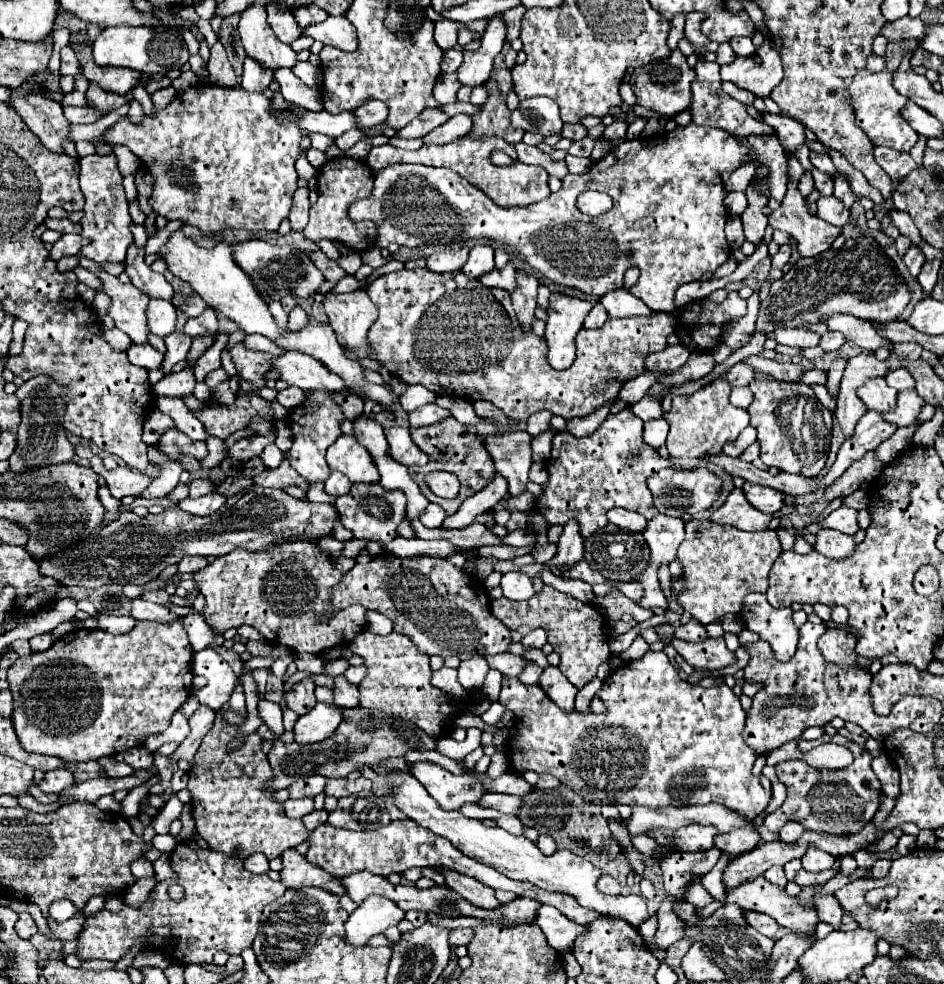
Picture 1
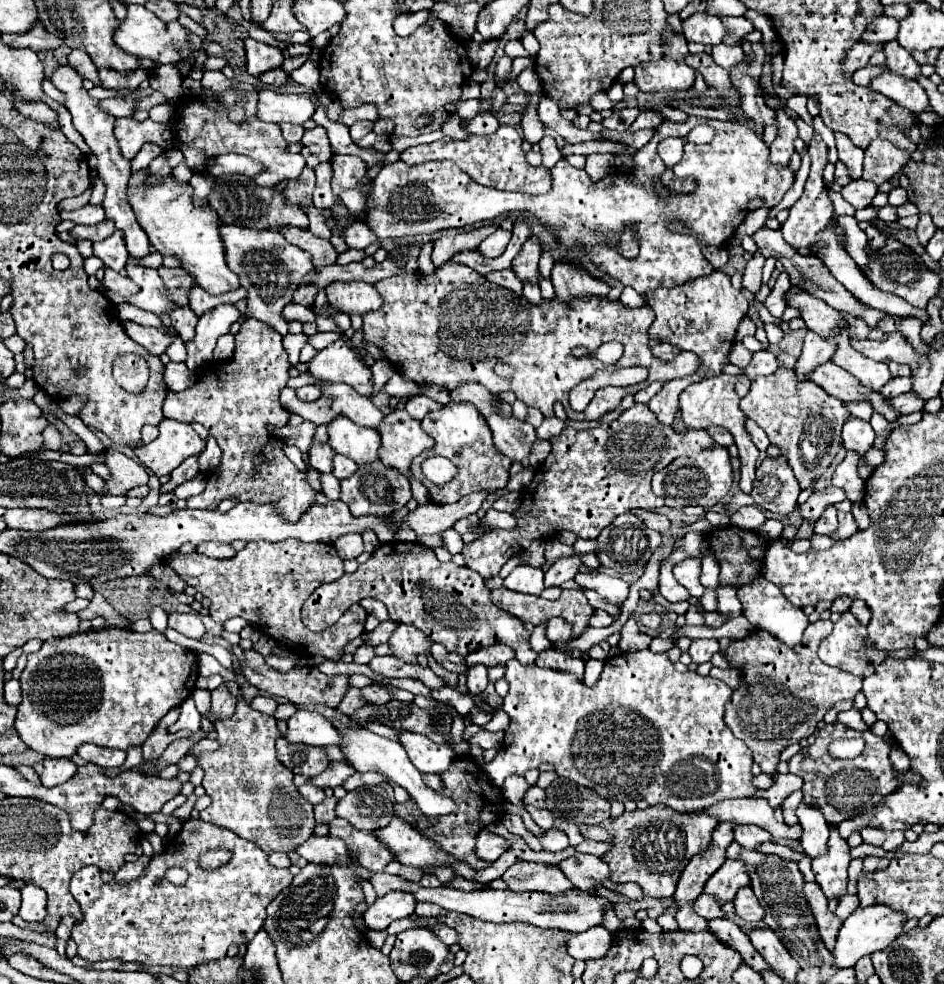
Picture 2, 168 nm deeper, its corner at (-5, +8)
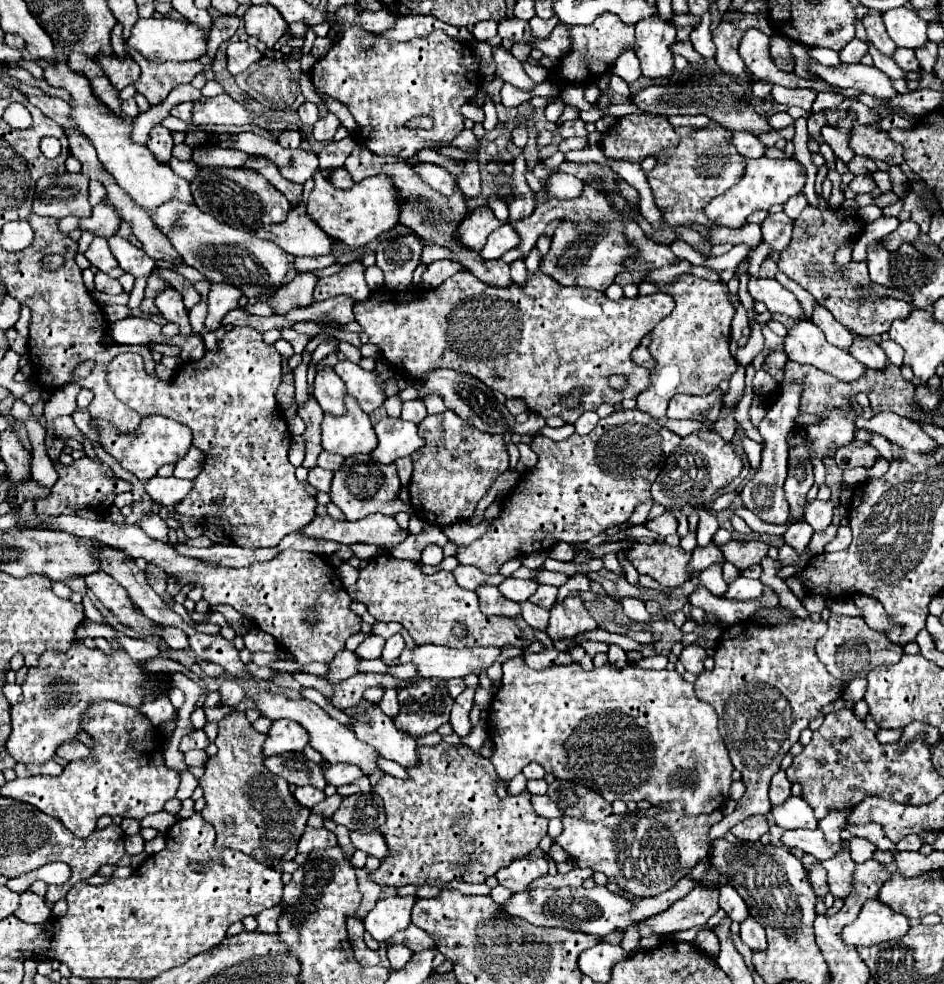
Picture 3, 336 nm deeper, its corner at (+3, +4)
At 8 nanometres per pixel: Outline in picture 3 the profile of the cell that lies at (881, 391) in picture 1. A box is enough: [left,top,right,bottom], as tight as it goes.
[785,319,867,381]

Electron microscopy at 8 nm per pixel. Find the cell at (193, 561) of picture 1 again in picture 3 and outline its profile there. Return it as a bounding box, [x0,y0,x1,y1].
[177,545,279,567]

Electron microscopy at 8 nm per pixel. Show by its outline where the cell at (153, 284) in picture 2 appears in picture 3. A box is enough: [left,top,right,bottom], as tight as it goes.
[109,237,155,279]

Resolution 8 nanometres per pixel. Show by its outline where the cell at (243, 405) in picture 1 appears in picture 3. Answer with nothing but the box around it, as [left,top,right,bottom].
[107,325,317,547]

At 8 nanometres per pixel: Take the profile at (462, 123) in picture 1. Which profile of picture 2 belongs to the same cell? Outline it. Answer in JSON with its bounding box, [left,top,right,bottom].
[465,112,499,135]

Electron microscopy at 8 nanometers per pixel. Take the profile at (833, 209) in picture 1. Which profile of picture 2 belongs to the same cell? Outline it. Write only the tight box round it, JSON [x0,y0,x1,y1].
[841,179,879,209]

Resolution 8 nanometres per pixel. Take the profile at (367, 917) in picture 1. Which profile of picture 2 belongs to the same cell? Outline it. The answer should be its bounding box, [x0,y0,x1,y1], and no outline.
[365,891,415,931]

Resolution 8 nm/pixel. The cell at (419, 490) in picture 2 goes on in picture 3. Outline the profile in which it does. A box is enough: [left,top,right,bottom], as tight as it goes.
[395,457,413,485]

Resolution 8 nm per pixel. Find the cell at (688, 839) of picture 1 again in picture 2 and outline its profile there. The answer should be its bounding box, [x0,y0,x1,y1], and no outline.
[579,805,719,897]

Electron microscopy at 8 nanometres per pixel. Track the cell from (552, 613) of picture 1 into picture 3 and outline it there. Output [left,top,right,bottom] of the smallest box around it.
[475,585,521,617]

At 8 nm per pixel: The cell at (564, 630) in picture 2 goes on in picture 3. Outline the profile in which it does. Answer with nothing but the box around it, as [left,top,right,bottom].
[545,593,597,641]

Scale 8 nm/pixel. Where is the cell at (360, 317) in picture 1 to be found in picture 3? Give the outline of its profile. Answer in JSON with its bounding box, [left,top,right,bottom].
[315,261,371,303]

